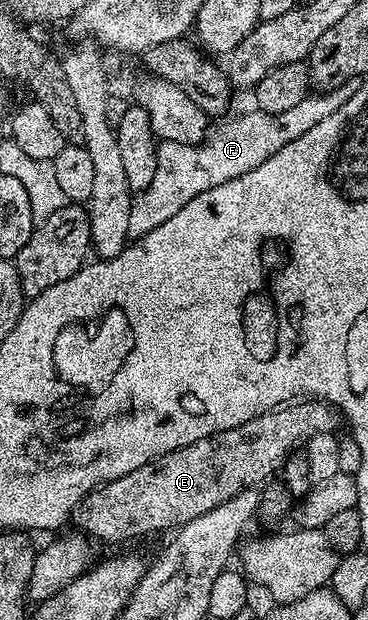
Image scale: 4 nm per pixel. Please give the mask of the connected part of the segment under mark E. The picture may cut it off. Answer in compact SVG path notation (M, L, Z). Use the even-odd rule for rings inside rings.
M304 399L275 407L273 411L260 413L260 417L252 417L252 421L244 421L244 425L236 425L236 429L224 429L200 441L192 441L192 445L184 445L184 449L161 455L159 459L148 461L148 465L140 465L140 469L132 469L132 473L116 481L103 483L79 503L76 523L78 519L79 525L83 527L79 528L99 544L126 543L129 539L138 539L153 531L166 531L169 527L177 529L224 505L224 501L236 497L241 491L249 491L265 484L273 476L270 475L273 471L274 474L281 472L282 463L293 451L320 433L335 434L339 430L338 423L340 424L340 416L337 409L321 399Z

